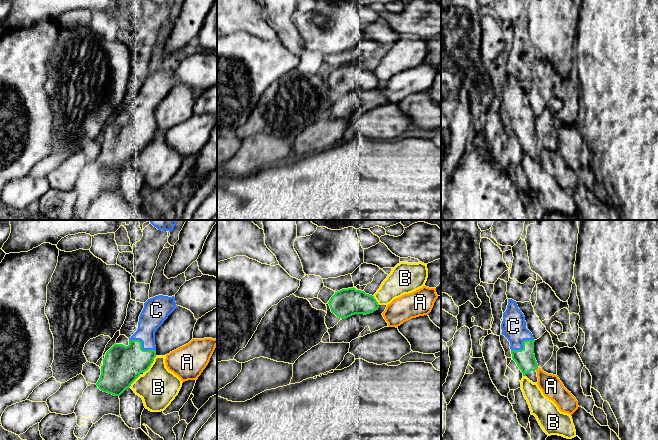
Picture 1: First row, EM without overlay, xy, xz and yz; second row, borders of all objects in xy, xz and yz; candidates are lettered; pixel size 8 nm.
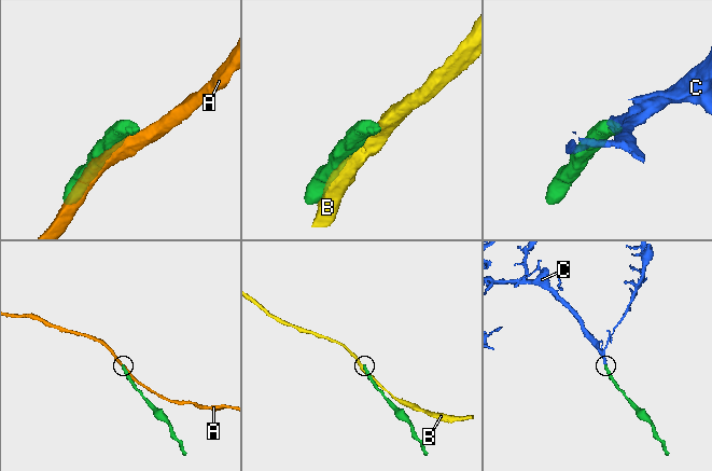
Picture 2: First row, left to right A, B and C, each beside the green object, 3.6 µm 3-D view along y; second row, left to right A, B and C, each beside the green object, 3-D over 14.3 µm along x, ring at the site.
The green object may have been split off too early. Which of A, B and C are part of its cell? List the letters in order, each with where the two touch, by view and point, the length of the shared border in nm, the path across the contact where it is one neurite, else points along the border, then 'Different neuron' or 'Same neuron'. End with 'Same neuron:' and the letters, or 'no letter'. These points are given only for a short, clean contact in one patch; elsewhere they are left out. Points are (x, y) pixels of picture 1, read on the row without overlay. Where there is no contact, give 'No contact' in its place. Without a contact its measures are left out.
A: Touches green at yz (536, 145). Shared border 40 nm. Different neuron
B: Touches green at xy (151, 139). Shared border 170 nm. Different neuron
C: Touches green at xy (141, 122). Shared border 240 nm. Same neuron
Same neuron: C

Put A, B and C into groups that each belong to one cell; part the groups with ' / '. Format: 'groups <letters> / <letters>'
groups A / B / C

